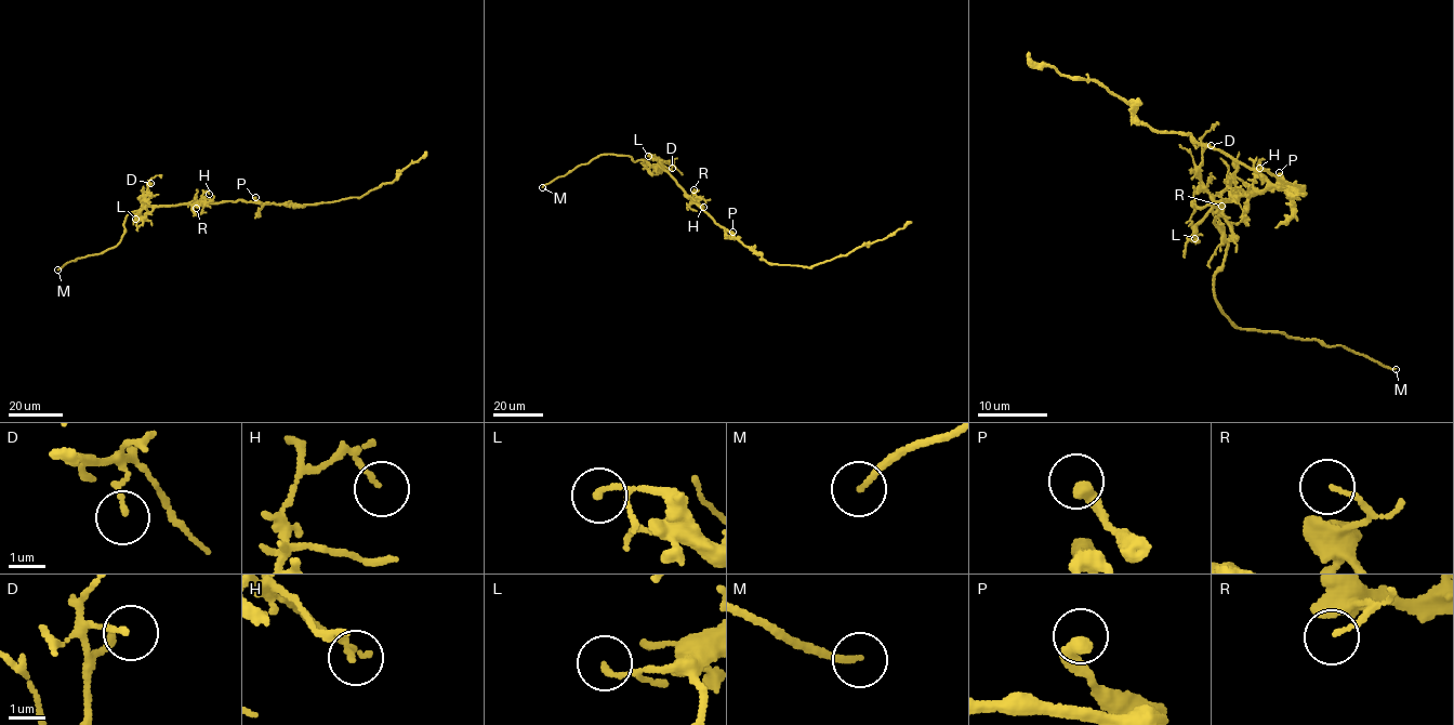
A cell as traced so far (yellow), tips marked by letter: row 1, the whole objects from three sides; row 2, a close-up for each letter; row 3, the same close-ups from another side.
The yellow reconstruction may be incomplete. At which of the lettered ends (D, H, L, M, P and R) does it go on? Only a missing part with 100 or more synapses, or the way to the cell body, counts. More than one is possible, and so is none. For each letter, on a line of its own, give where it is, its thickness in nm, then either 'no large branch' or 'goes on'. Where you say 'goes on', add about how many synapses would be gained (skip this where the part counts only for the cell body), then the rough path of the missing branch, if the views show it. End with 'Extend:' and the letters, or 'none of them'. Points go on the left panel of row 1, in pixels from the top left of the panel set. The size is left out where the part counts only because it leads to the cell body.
D: at (150, 183); 130 nm thick; no large branch
H: at (209, 194); 110 nm thick; no large branch
L: at (135, 219); 140 nm thick; no large branch
M: at (57, 269); 160 nm thick; goes on; missing branch runs (57, 269), (30, 284)
P: at (255, 197); 400 nm thick; no large branch
R: at (196, 208); 100 nm thick; no large branch
Extend: M

